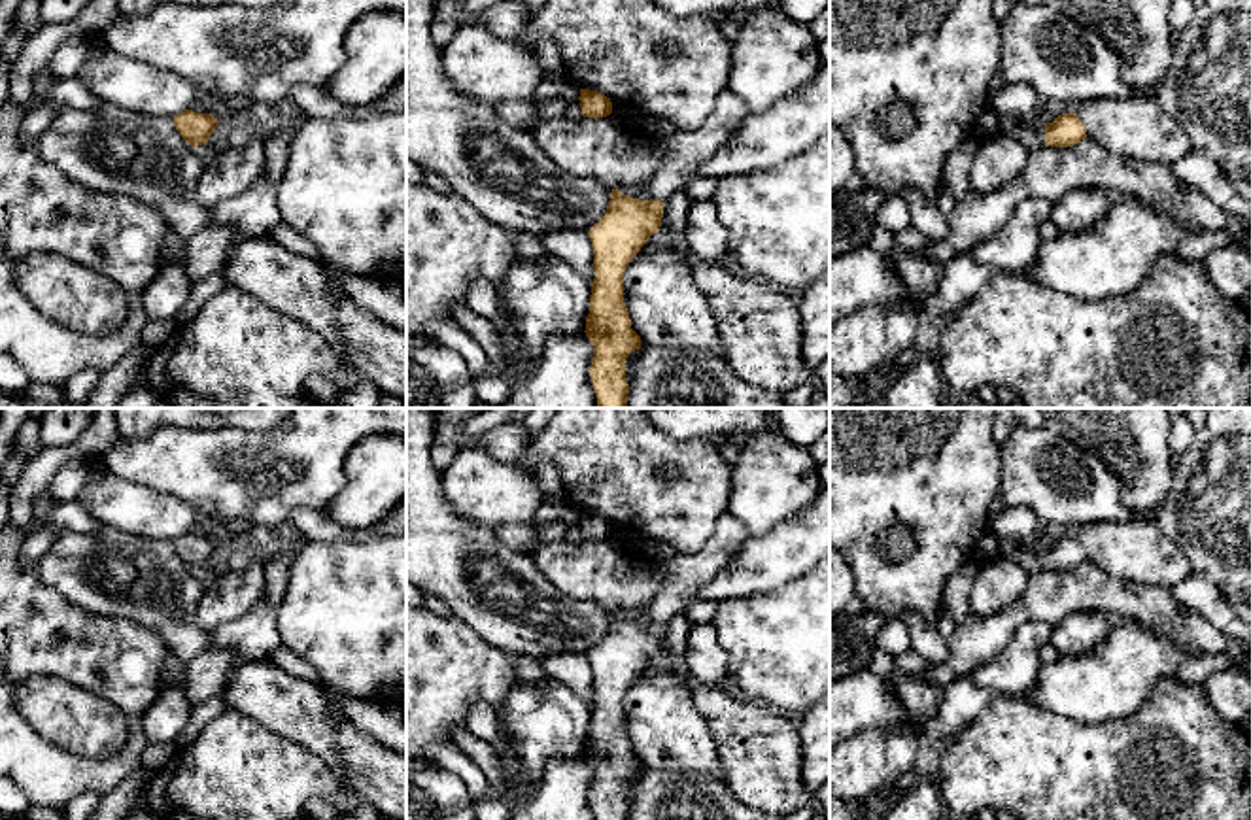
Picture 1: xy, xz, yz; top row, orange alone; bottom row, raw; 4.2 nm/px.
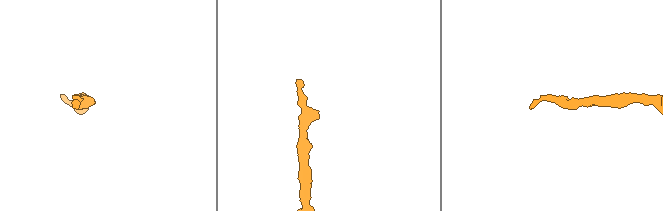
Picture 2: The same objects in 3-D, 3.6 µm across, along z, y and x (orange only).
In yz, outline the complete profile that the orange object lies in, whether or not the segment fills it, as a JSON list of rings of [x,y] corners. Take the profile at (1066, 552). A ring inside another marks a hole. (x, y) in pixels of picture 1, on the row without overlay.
[[[1062,537],[1053,546],[1020,546],[1011,542],[1000,542],[996,552],[988,557],[1002,557],[1020,565],[1030,576],[1051,571],[1075,569],[1087,561],[1087,554],[1077,537]]]

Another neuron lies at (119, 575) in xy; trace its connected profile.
[[[104,525],[93,533],[60,531],[53,546],[34,561],[34,569],[40,580],[70,605],[151,627],[185,665],[210,646],[212,633],[200,629],[195,618],[206,584],[180,559],[172,540],[138,537]]]

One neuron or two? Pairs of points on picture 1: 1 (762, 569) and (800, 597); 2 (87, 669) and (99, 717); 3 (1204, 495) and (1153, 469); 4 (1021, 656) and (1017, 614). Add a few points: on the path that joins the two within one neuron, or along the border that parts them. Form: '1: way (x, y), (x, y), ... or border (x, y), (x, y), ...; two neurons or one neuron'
1: border (809, 567), (781, 588), (741, 597); two neurons
2: border (51, 677), (65, 679), (108, 700), (127, 722); two neurons
3: border (1176, 460), (1168, 495), (1153, 518); two neurons
4: border (1051, 626), (1025, 622), (991, 660); two neurons

